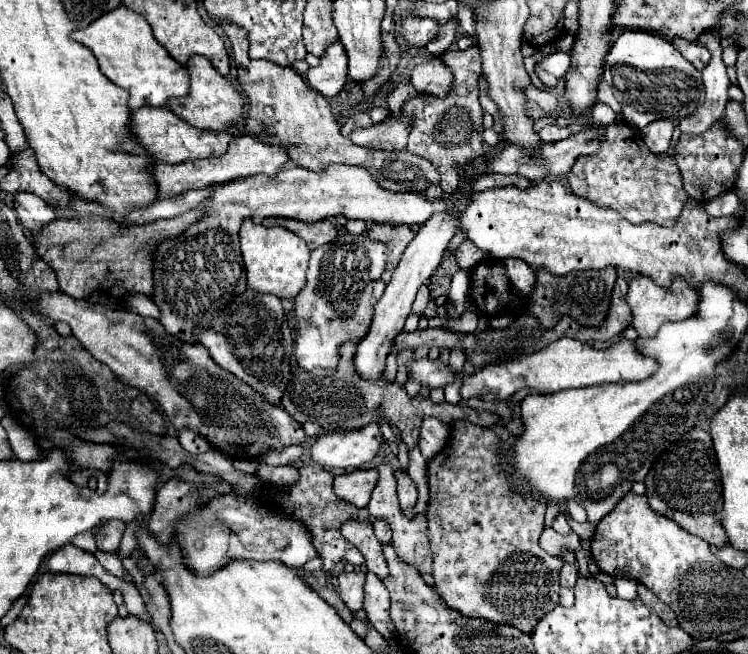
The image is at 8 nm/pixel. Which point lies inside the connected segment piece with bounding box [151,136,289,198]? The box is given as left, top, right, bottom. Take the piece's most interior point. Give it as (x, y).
(246, 156)

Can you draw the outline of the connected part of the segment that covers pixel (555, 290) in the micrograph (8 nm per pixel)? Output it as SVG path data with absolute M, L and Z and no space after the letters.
M615 268L605 270L583 270L583 272L569 272L565 276L549 274L547 270L537 272L537 284L531 294L529 312L539 318L545 328L553 328L563 314L577 320L581 326L599 326L609 310L611 290L617 280Z

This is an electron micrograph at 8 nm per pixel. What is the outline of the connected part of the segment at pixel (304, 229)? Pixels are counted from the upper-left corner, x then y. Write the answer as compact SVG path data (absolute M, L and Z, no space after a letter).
M265 218L263 224L265 226L283 226L283 228L291 230L293 234L297 234L299 238L303 238L307 242L309 250L315 250L317 246L327 244L337 238L337 230L329 220L307 224L301 220L287 220L287 218Z

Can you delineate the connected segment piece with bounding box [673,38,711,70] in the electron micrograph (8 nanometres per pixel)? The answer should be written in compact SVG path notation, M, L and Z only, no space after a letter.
M673 38L673 46L697 68L697 70L703 70L707 64L709 64L709 50L695 44L695 42L689 42L689 40L681 40L681 38Z

